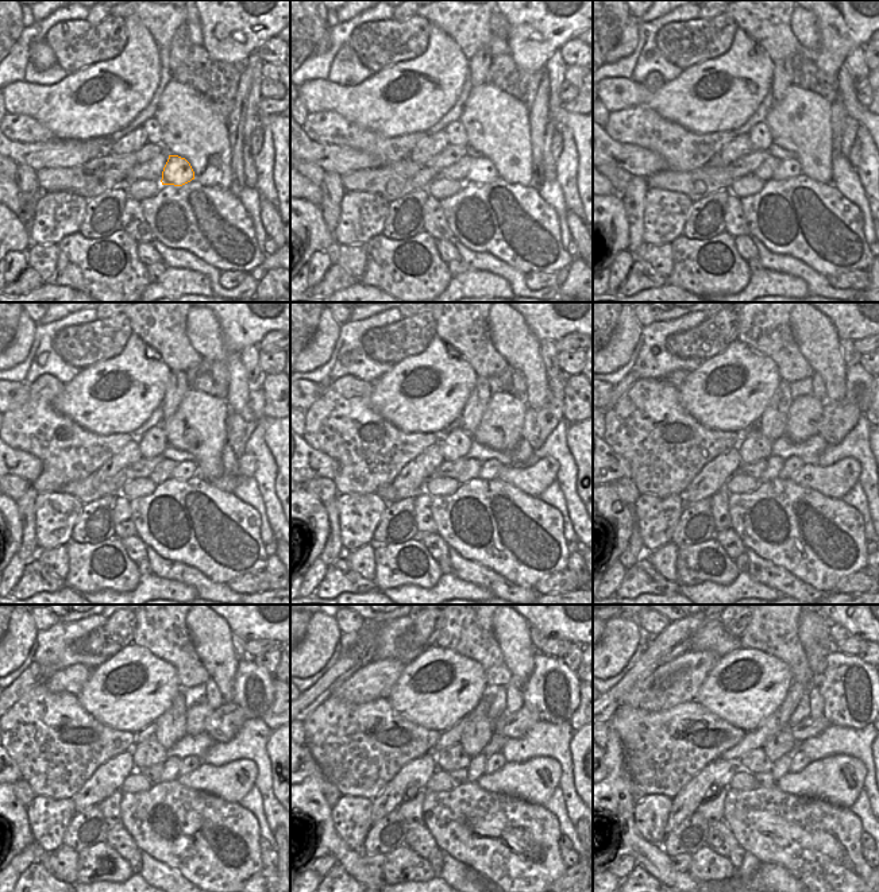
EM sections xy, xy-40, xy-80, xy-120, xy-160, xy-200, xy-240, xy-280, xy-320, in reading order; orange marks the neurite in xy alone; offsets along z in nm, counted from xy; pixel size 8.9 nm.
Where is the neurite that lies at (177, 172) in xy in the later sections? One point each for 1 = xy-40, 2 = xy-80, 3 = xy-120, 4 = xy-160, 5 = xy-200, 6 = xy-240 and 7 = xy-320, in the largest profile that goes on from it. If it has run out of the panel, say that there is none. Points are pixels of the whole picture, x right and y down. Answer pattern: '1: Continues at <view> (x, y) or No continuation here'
1: Continues at xy-40 (482, 170)
2: Continues at xy-80 (789, 168)
3: Continues at xy-120 (185, 470)
4: Continues at xy-160 (489, 470)
5: Continues at xy-200 (791, 464)
6: Continues at xy-240 (188, 763)
7: Continues at xy-320 (794, 765)

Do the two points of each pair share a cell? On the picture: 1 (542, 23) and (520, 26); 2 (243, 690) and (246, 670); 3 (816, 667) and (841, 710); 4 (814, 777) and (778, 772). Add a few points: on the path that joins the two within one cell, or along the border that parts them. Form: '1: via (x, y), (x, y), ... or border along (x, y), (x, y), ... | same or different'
1: via (536, 26), (525, 26) | same
2: via (245, 684), (246, 675) | same
3: border along (833, 648), (827, 657), (827, 668), (818, 686) | different
4: border along (789, 771), (777, 782) | different

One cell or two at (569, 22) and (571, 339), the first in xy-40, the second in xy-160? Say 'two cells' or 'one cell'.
two cells

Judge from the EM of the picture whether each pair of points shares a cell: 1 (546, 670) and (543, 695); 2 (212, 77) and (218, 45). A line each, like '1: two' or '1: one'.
1: one
2: two

